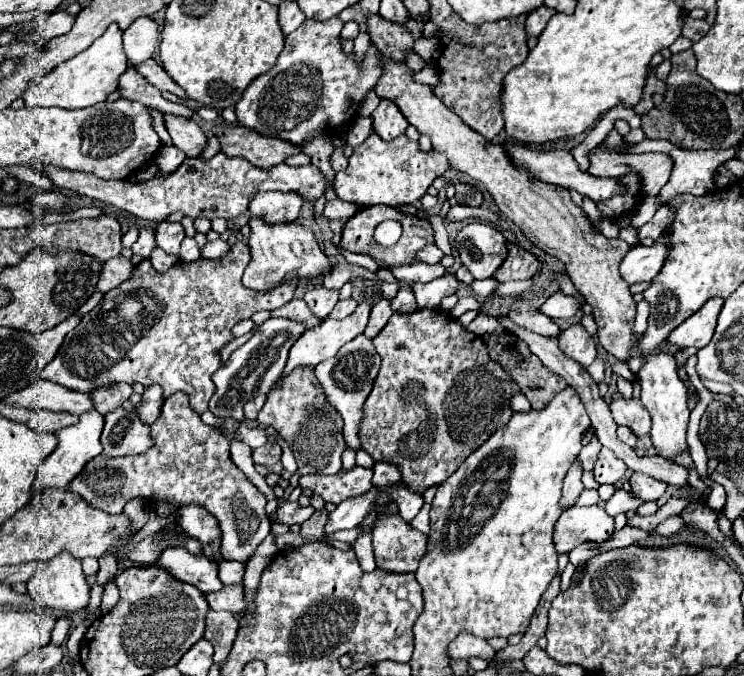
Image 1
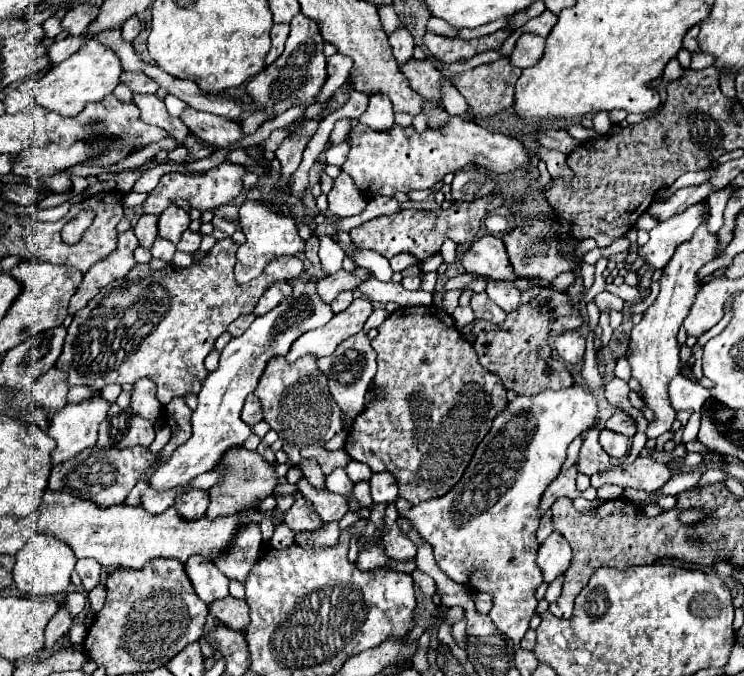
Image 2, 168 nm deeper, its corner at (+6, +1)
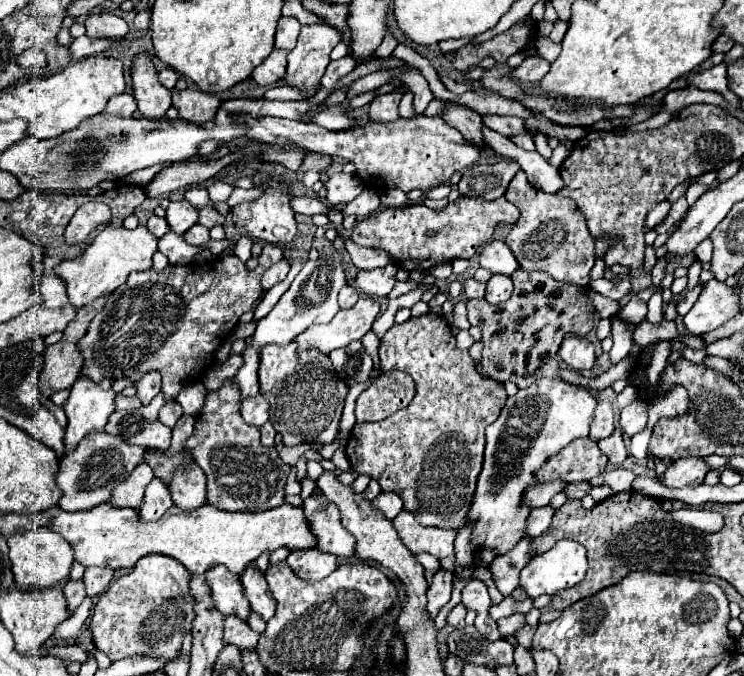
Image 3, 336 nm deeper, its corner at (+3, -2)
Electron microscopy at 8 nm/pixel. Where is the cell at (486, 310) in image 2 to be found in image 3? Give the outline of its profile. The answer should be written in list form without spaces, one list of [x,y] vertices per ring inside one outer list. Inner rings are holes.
[[[468,279],[464,283],[464,293],[468,299],[484,299],[484,285],[478,283],[476,279]]]

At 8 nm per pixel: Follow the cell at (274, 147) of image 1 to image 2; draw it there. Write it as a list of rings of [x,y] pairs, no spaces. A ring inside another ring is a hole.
[[[189,106],[181,112],[181,120],[189,126],[189,130],[195,136],[215,144],[217,148],[227,148],[243,138],[241,124],[209,112],[197,112],[195,108]]]

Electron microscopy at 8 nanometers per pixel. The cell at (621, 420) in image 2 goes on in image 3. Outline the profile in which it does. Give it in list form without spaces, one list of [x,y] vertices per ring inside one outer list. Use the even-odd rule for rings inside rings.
[[[602,401],[598,403],[598,413],[594,417],[594,425],[590,425],[590,437],[596,441],[610,437],[614,433],[614,411],[610,409],[610,403]]]

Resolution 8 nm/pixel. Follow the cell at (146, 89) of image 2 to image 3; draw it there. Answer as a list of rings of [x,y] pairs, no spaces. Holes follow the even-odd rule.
[[[162,69],[160,73],[158,73],[158,79],[160,79],[160,83],[166,87],[166,89],[174,89],[174,85],[176,85],[176,81],[178,81],[178,73],[174,73],[172,69]]]

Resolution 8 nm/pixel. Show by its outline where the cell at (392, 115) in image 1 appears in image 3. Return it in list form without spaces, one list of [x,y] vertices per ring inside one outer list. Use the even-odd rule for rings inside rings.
[[[396,91],[376,97],[370,103],[370,109],[368,109],[370,119],[376,121],[376,123],[396,121],[398,119],[398,103],[400,103],[400,99],[402,99],[402,93],[396,93]]]

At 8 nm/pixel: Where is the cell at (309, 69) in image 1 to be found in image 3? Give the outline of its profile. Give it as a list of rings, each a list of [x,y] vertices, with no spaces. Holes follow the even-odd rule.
[[[302,25],[296,47],[288,53],[286,75],[278,81],[280,87],[310,91],[320,87],[320,79],[330,63],[330,51],[340,41],[340,33],[326,25]]]

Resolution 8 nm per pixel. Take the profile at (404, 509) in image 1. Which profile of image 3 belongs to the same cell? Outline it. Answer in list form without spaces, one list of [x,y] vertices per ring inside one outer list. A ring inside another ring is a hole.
[[[390,491],[390,493],[380,493],[376,499],[370,501],[370,505],[372,505],[374,509],[382,511],[384,517],[390,519],[390,521],[402,511],[402,501],[398,499],[398,495],[396,495],[394,491]]]

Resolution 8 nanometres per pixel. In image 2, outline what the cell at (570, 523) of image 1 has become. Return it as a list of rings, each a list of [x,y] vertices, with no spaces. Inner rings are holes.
[[[553,532],[539,548],[535,562],[543,570],[543,580],[551,584],[555,578],[567,572],[567,568],[571,566],[571,560],[573,555],[569,542],[559,532]]]

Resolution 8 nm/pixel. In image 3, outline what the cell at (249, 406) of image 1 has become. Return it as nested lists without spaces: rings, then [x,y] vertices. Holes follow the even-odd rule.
[[[258,395],[252,401],[242,401],[240,413],[248,425],[254,425],[260,429],[269,420],[269,408],[268,401],[262,395]]]

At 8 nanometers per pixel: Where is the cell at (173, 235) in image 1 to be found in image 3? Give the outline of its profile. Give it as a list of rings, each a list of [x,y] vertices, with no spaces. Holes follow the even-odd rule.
[[[186,199],[180,203],[170,203],[166,209],[166,221],[170,231],[184,235],[192,225],[198,223],[198,211]]]

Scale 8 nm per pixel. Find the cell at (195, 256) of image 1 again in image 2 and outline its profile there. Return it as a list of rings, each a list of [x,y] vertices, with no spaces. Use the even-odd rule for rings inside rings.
[[[185,230],[185,232],[183,232],[183,236],[181,236],[181,240],[179,240],[179,244],[177,244],[177,250],[193,254],[193,252],[199,248],[201,238],[203,238],[203,234],[201,234],[201,232],[191,232],[191,230]]]

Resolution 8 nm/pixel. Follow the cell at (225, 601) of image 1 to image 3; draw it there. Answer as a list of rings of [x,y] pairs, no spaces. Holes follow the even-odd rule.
[[[228,615],[224,617],[224,641],[236,645],[238,649],[254,649],[254,645],[258,643],[258,633],[252,631],[248,627],[246,621],[242,621],[240,617]]]

